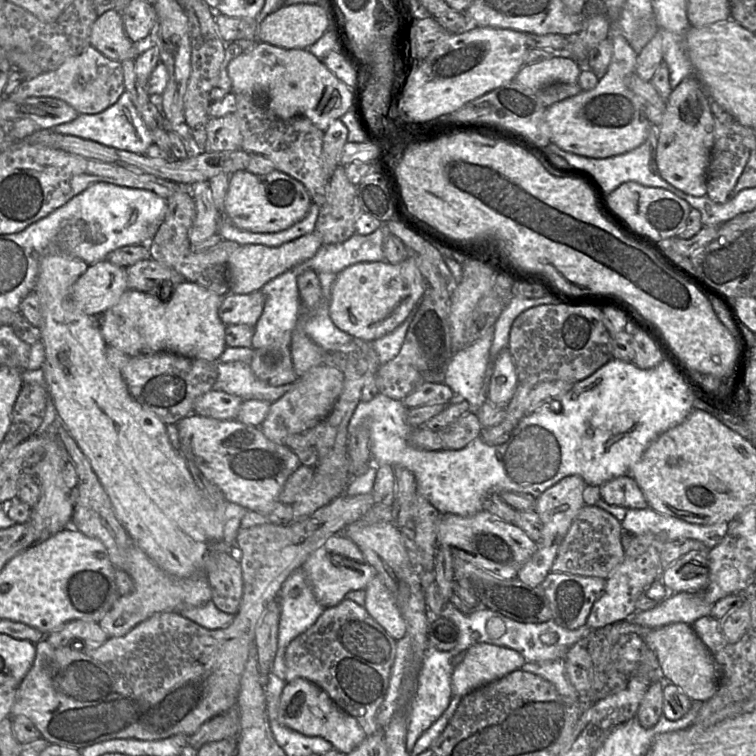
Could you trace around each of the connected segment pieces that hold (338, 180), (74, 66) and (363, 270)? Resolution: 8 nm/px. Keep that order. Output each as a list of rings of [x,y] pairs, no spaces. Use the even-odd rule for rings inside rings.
[[[339,165],[328,181],[326,202],[314,232],[323,245],[344,242],[356,233],[355,223],[361,213],[357,186],[348,180],[345,166]]]
[[[89,46],[81,54],[68,58],[57,69],[23,80],[14,92],[4,98],[18,102],[31,97],[50,97],[66,102],[78,114],[97,114],[112,106],[124,92],[121,63]]]
[[[412,257],[401,263],[360,262],[337,274],[332,287],[329,316],[334,325],[354,338],[374,341],[393,331],[416,309],[425,282]]]

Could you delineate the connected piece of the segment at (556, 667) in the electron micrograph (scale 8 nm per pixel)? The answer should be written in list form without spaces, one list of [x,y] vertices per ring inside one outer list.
[[[564,658],[551,662],[526,662],[521,669],[551,682],[557,691],[570,702],[579,701],[579,694],[568,679]]]

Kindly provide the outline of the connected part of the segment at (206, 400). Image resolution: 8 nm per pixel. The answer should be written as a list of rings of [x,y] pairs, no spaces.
[[[211,390],[194,403],[193,413],[217,420],[236,419],[243,400],[235,395]]]

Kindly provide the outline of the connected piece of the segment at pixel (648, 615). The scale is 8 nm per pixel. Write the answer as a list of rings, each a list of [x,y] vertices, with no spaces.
[[[674,593],[647,611],[637,612],[634,623],[644,628],[657,628],[666,624],[683,622],[692,624],[696,619],[711,615],[713,604],[697,593]]]

